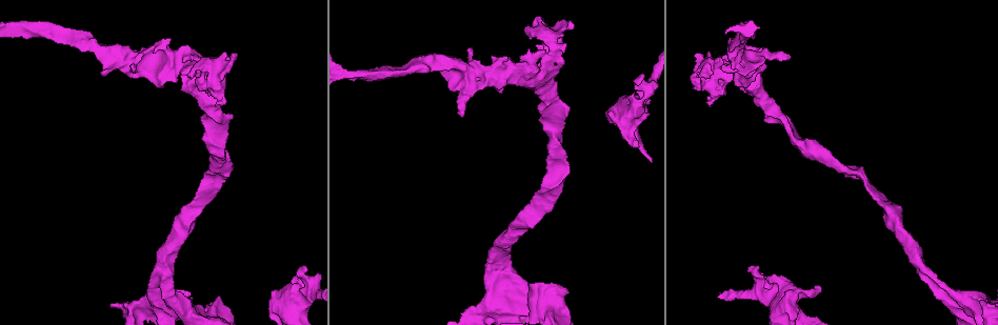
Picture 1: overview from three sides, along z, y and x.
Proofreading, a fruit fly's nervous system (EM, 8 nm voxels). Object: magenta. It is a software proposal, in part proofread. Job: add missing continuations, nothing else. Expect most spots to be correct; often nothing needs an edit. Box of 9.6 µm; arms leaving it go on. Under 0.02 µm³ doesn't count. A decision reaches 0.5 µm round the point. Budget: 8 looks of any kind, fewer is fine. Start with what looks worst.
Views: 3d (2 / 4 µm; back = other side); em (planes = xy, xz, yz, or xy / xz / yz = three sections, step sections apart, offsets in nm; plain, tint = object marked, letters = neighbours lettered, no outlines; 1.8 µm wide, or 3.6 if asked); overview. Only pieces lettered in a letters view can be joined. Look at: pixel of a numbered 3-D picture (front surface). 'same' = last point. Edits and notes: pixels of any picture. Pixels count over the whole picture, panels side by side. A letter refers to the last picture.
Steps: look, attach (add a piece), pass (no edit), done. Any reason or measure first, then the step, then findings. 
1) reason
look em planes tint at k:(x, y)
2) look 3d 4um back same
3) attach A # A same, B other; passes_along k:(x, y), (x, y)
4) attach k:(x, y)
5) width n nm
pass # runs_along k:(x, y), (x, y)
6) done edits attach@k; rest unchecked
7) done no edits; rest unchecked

sudden change in width
look em 3.6um planes letters at 1:(521, 307)

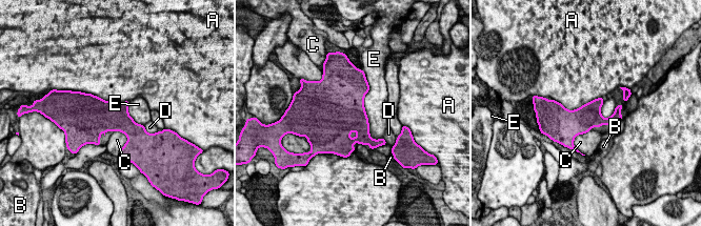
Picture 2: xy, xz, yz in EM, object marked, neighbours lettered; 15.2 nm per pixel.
pass # A other, B other, C other, D other, E other; border 2:(367, 84), (368, 134), (378, 140); none of them fits

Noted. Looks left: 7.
branch stops here
look em yz step 4 letters at 1:(305, 272)

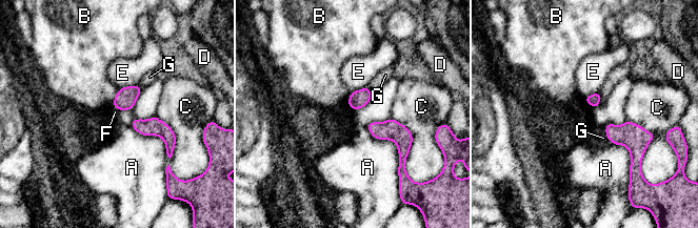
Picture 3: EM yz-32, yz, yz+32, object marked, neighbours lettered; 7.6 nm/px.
look em planes letters same

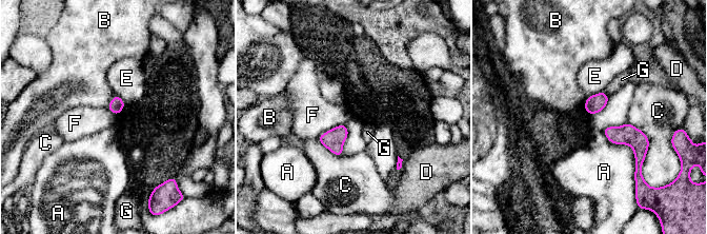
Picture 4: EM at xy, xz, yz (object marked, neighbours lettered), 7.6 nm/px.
pass # A other, B other, C other, D other, E other, F other, G other; no lettered piece goes on from it

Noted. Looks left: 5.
branch stops here
look em planes letters at 1:(818, 287)

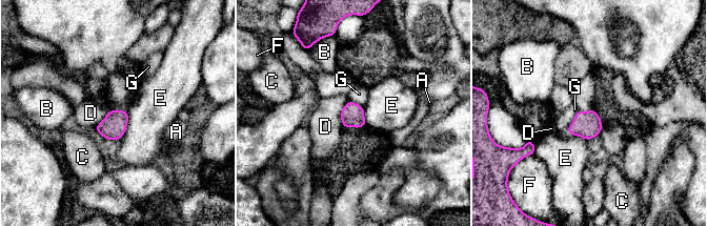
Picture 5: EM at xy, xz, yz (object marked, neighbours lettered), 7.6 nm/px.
pass # A other, B other, C other, D other, E other, F other, G other; border 5:(128, 111), (127, 125), (120, 140); none of them fits

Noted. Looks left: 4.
done no edits; rest unchecked

